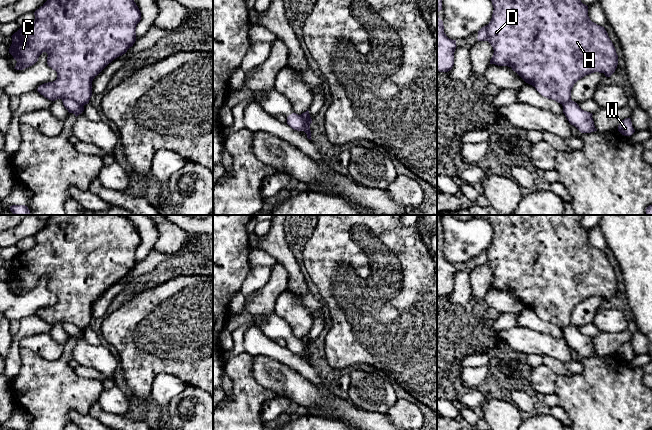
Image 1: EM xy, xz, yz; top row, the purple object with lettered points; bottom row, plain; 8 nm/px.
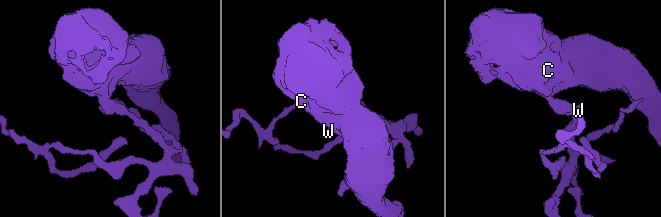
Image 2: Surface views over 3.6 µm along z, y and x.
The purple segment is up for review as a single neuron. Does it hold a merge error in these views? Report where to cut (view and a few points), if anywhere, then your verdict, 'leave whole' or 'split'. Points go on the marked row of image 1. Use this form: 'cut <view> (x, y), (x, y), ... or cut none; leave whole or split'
cut xy (62, 98), (72, 98), (82, 106); split

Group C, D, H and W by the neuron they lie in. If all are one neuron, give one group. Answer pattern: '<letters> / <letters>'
C D H / W

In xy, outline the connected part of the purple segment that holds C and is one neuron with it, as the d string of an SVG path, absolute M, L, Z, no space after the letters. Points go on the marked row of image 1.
M47 0L34 15L35 21L31 25L20 28L11 36L9 53L17 61L14 69L23 70L34 65L39 56L46 52L47 64L57 72L57 79L40 85L37 91L51 101L70 98L82 106L88 104L92 96L93 79L133 46L136 26L141 20L141 12L134 0Z

